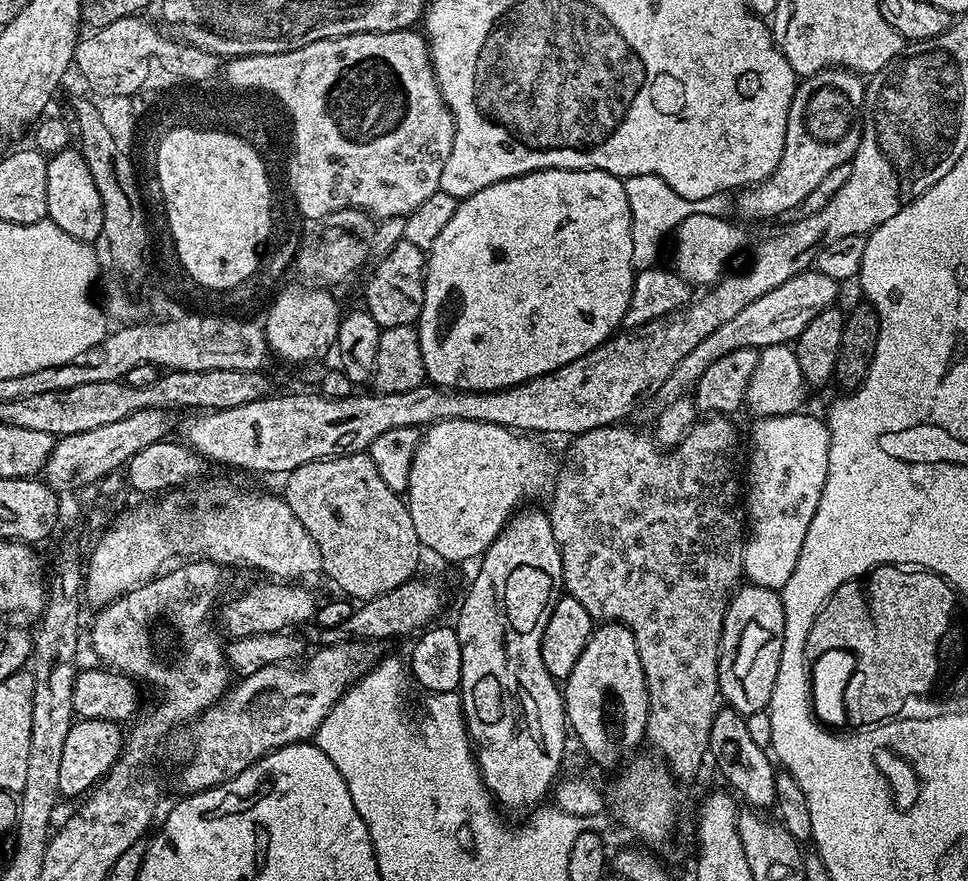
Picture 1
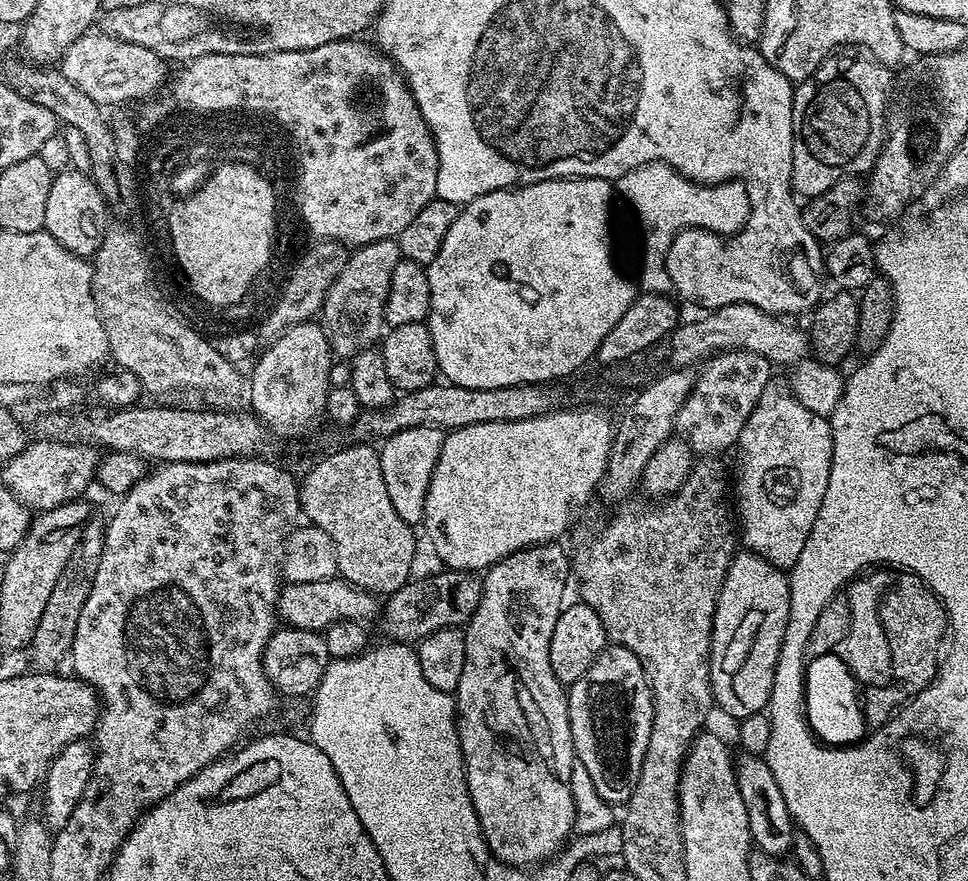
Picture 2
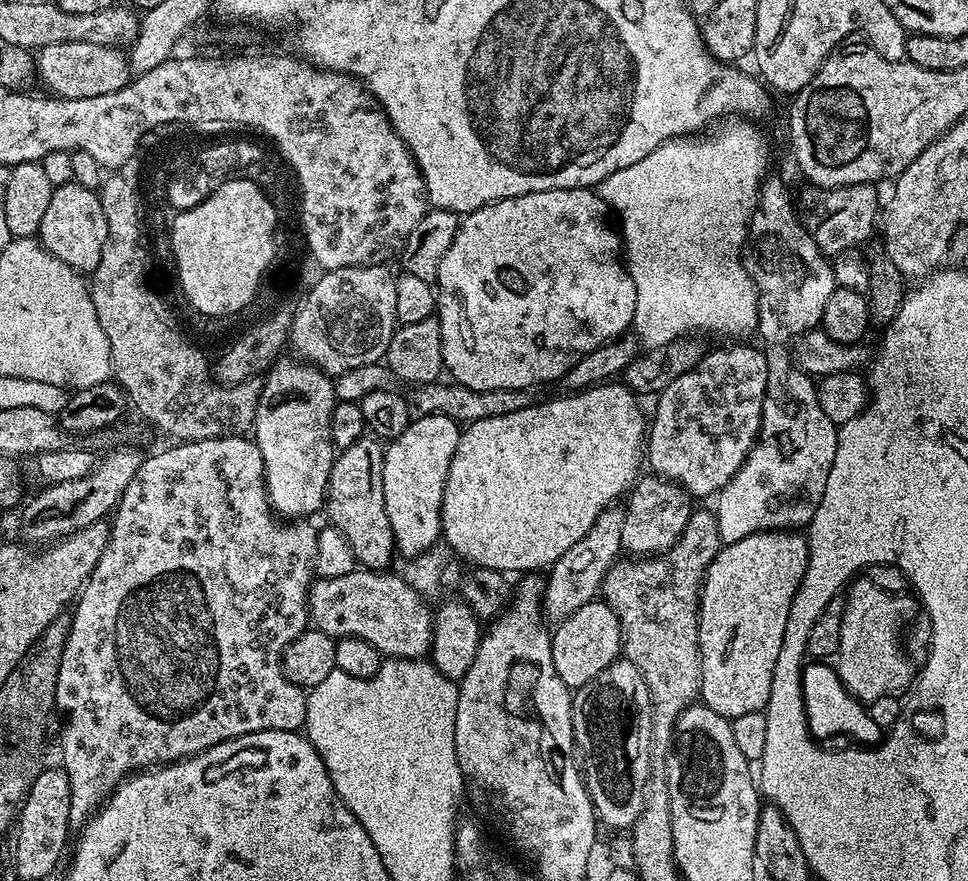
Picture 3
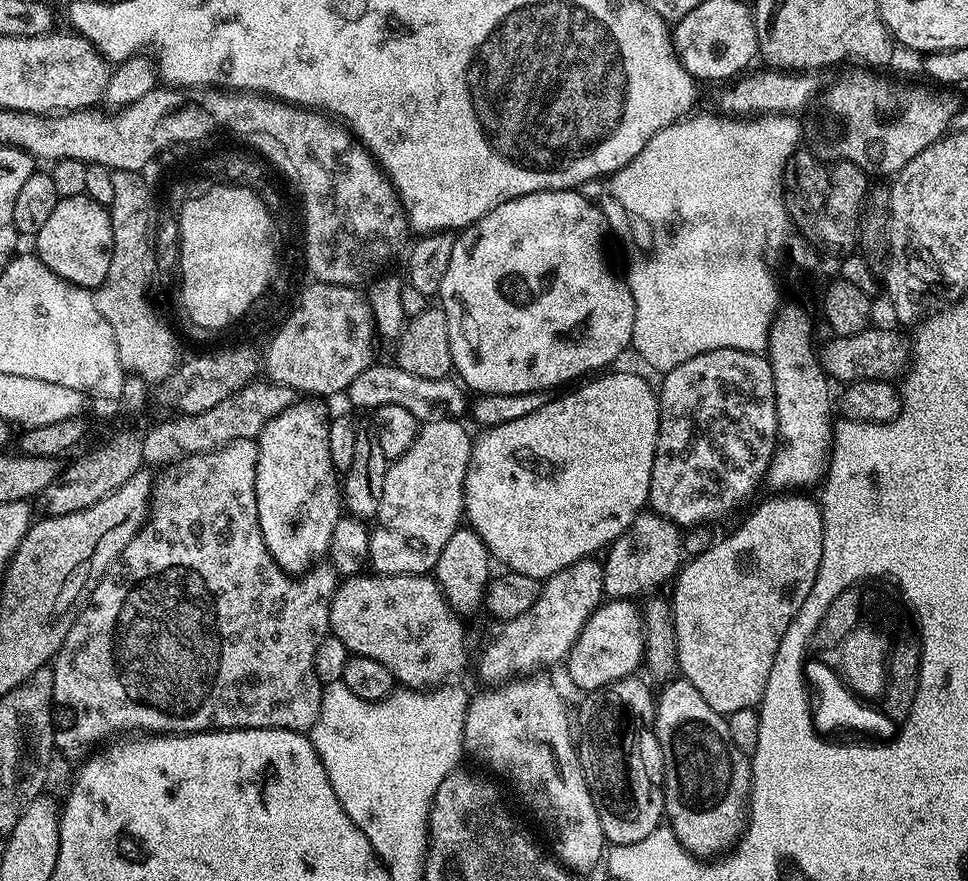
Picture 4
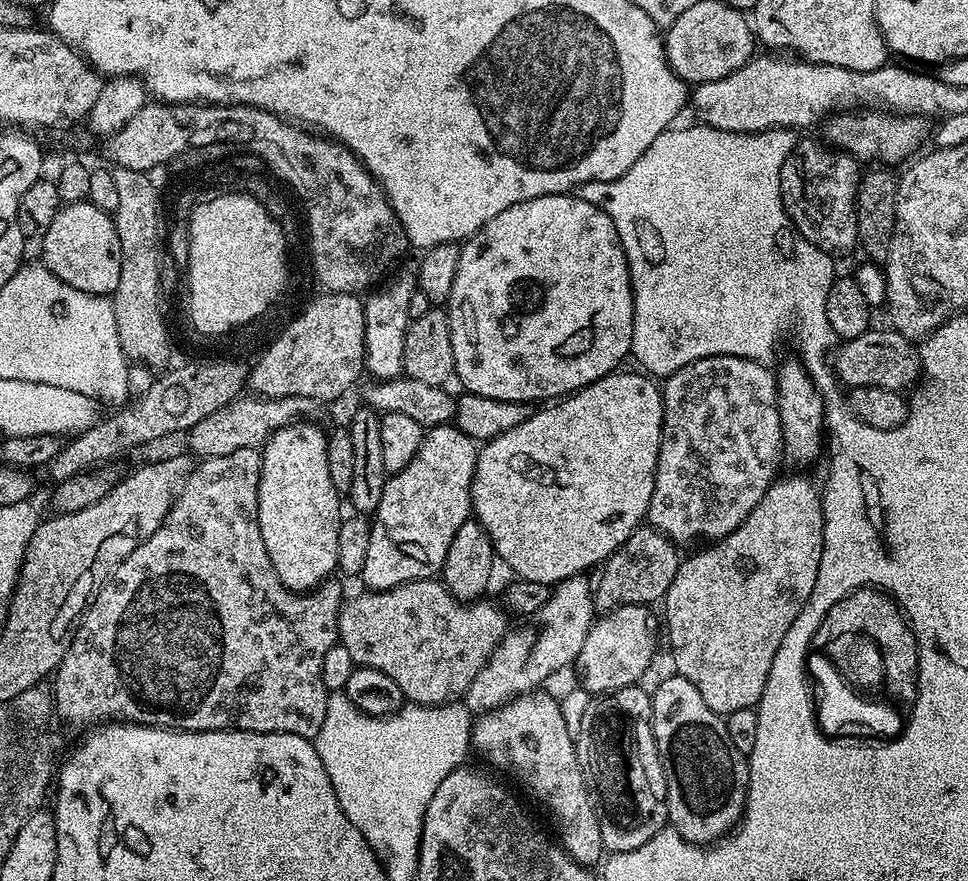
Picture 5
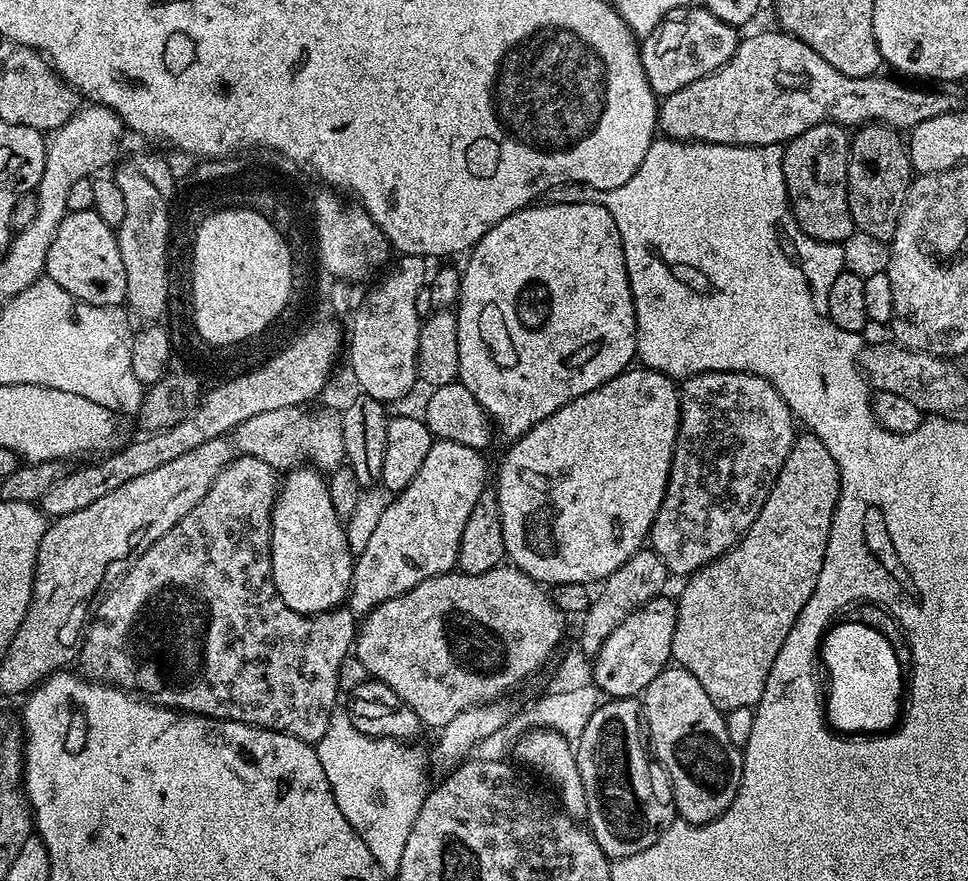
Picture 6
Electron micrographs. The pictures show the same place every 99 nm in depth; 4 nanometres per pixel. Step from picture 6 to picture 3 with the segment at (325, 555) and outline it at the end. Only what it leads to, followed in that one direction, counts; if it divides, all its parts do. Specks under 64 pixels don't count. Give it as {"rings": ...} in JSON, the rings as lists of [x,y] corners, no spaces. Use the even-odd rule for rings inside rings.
{"rings":[[[300,358],[284,359],[277,359],[263,377],[254,439],[258,450],[262,450],[264,485],[272,511],[280,518],[312,518],[319,508],[321,511],[325,507],[330,470],[338,455],[330,438],[330,414],[337,402],[336,385],[331,375],[320,371],[315,365]]]}

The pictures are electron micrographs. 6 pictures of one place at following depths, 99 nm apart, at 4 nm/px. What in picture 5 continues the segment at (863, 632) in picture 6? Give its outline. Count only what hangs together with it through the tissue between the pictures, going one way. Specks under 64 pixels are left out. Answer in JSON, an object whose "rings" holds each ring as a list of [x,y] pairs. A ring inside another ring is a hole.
{"rings":[[[814,650],[808,656],[809,677],[813,680],[816,689],[817,723],[822,732],[828,736],[848,736],[855,732],[856,728],[864,728],[868,734],[874,734],[876,738],[891,738],[903,731],[904,720],[897,710],[884,703],[864,700],[841,675],[839,667],[830,662],[825,653]]]}

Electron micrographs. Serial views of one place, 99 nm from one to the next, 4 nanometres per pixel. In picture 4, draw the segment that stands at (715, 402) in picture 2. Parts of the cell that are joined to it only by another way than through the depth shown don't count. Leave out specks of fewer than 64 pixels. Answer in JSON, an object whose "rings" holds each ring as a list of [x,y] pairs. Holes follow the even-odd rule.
{"rings":[[[723,348],[674,366],[661,380],[660,425],[647,507],[678,526],[704,526],[734,511],[768,475],[778,443],[772,367],[767,355]]]}

